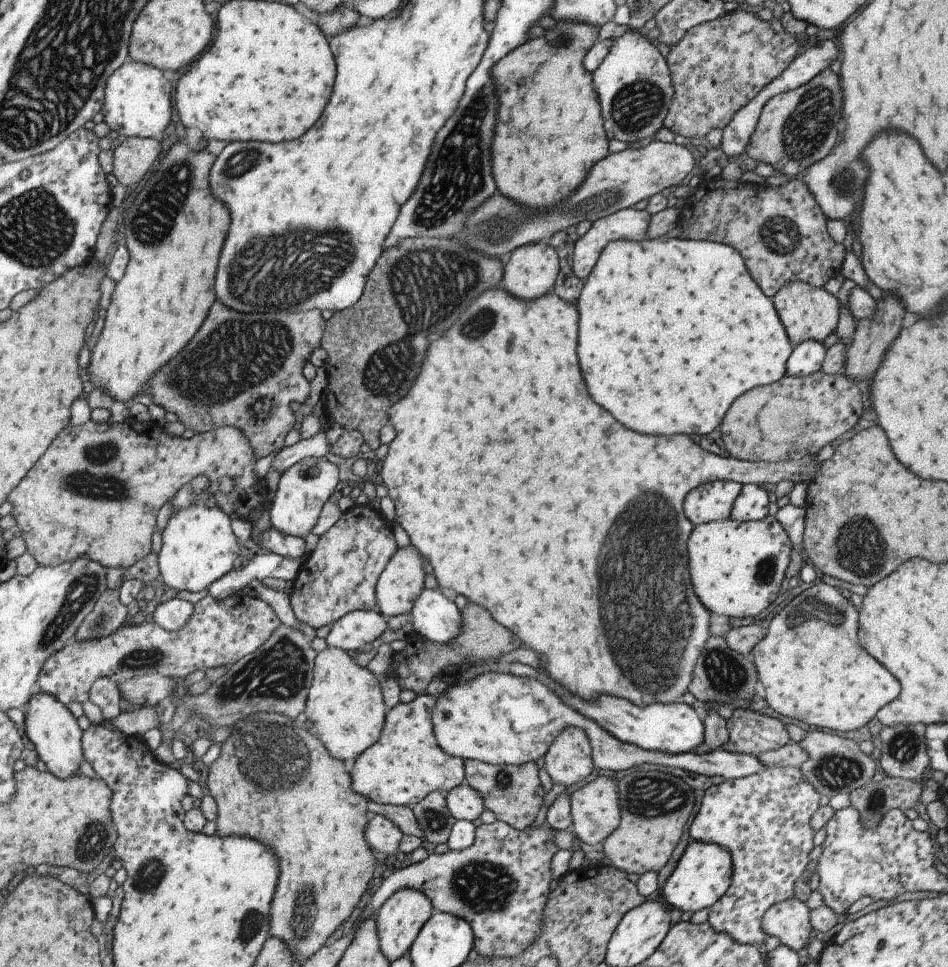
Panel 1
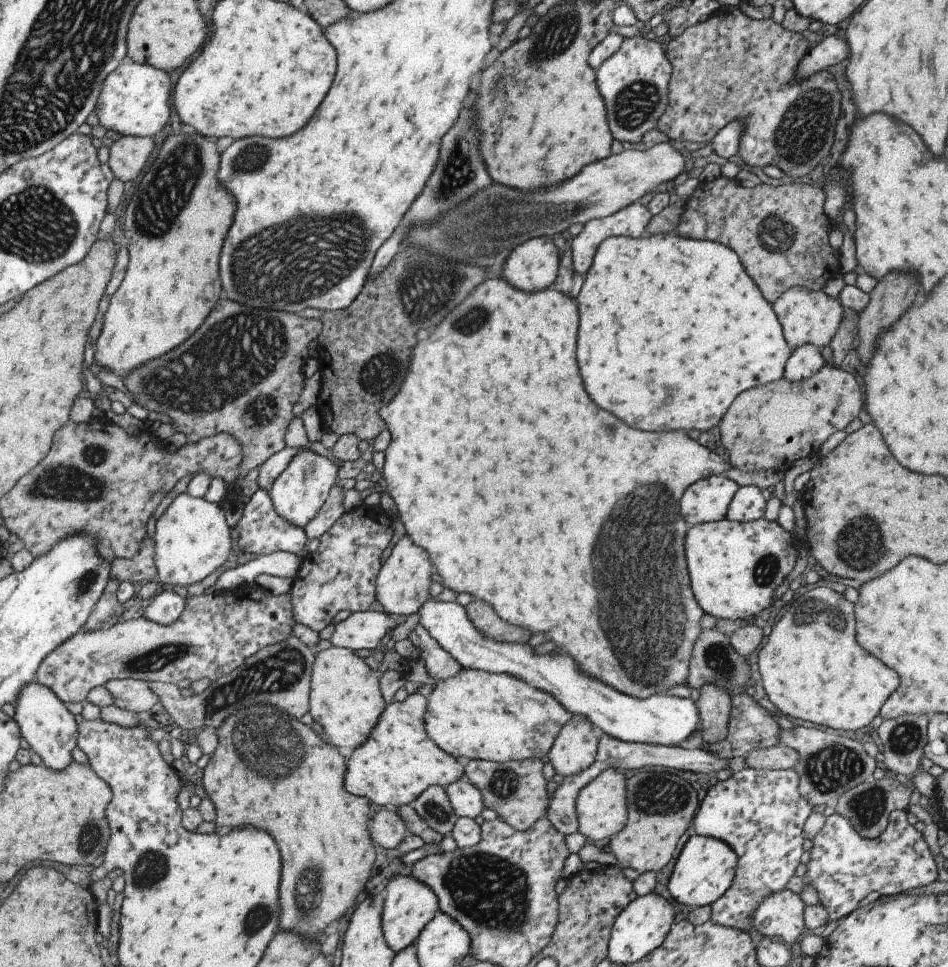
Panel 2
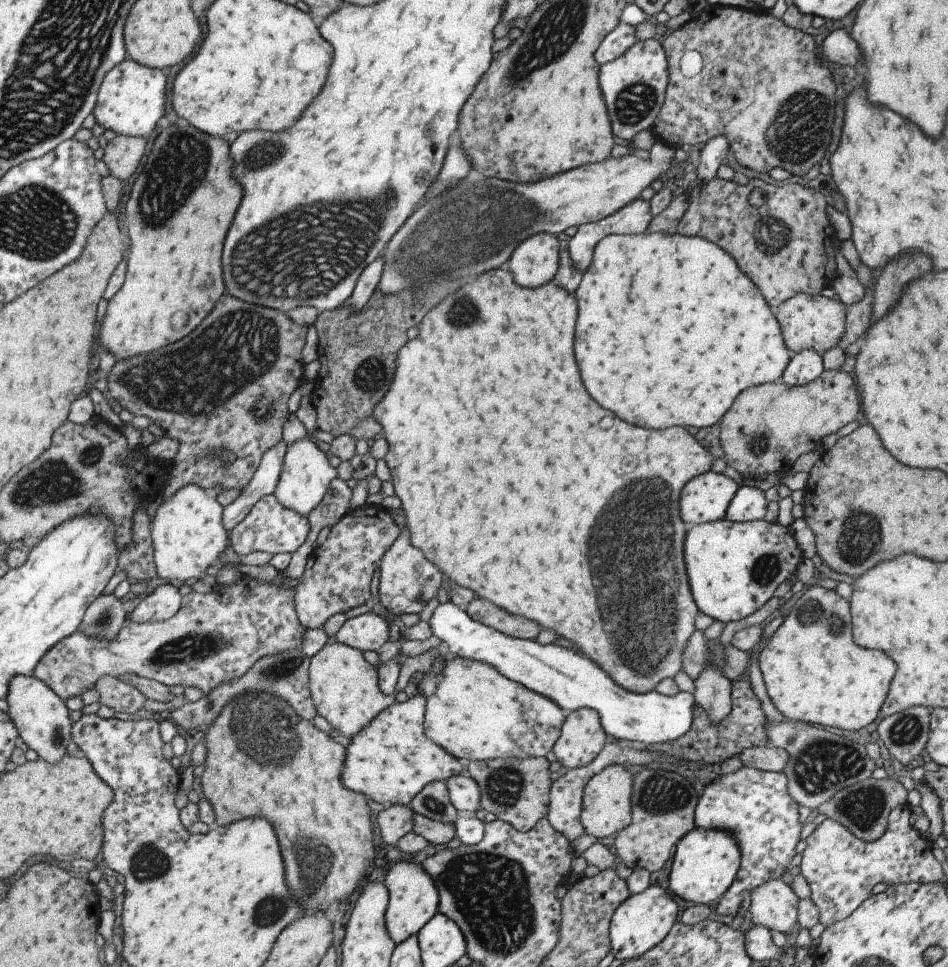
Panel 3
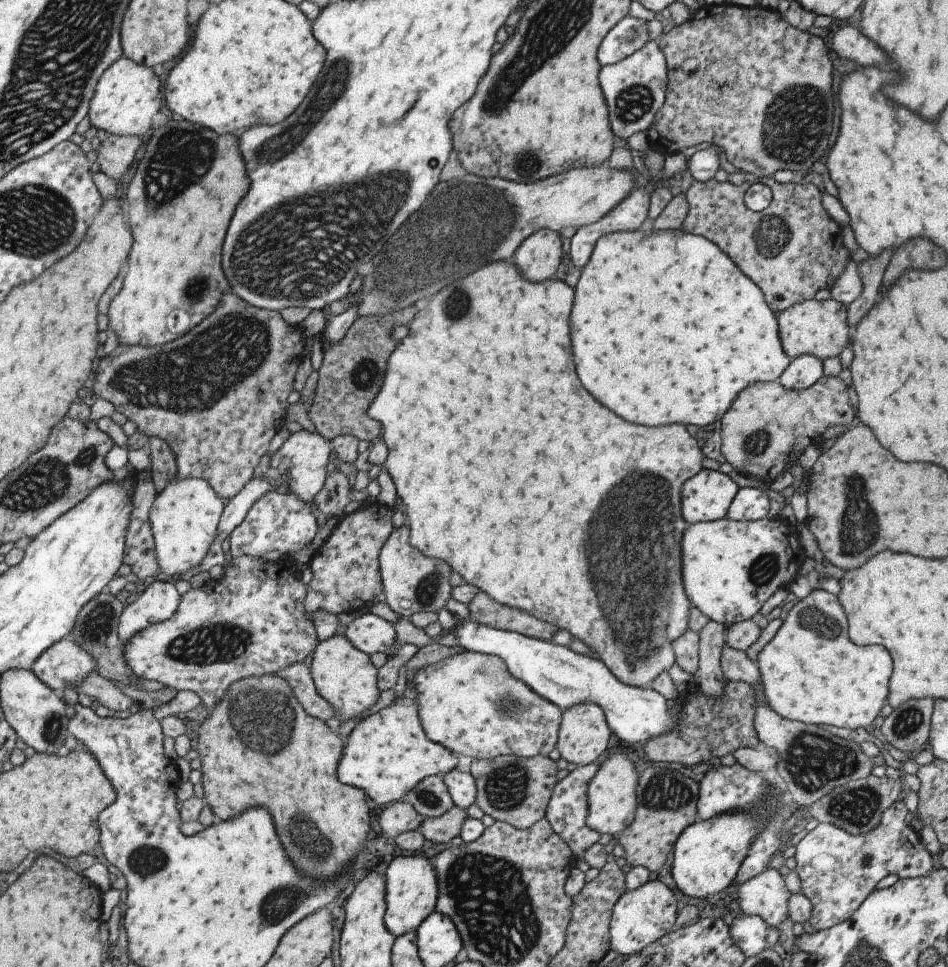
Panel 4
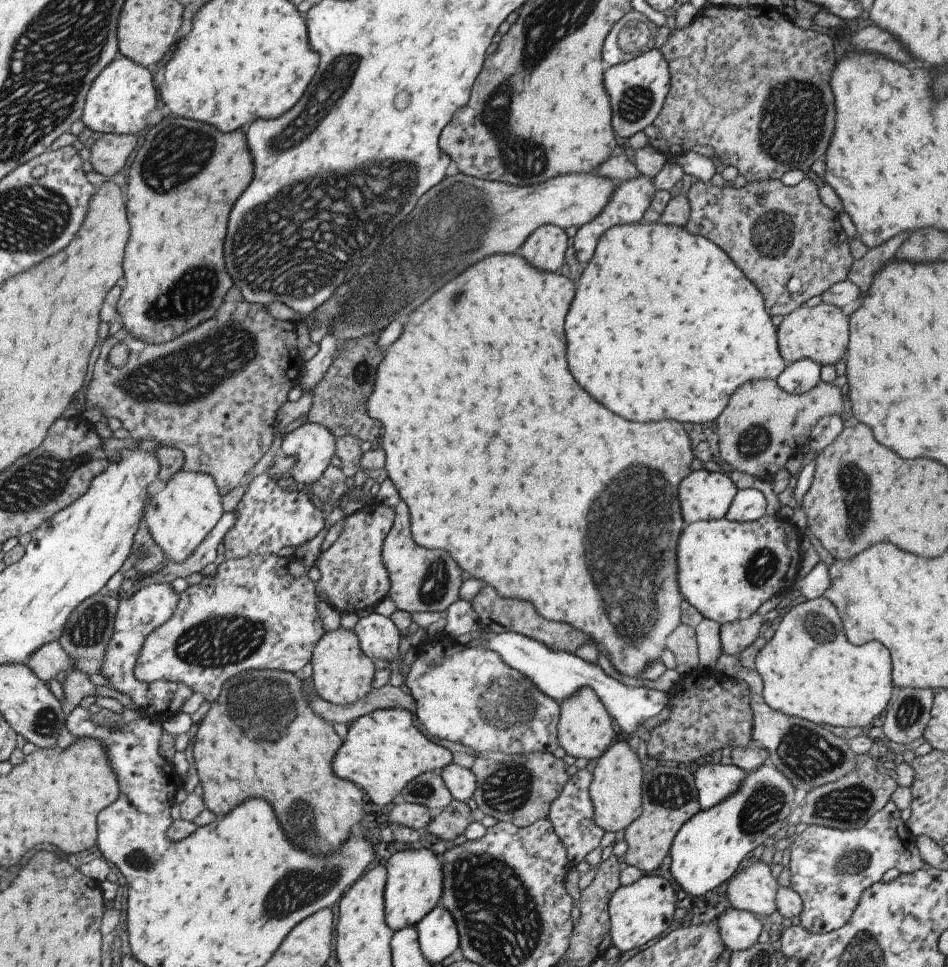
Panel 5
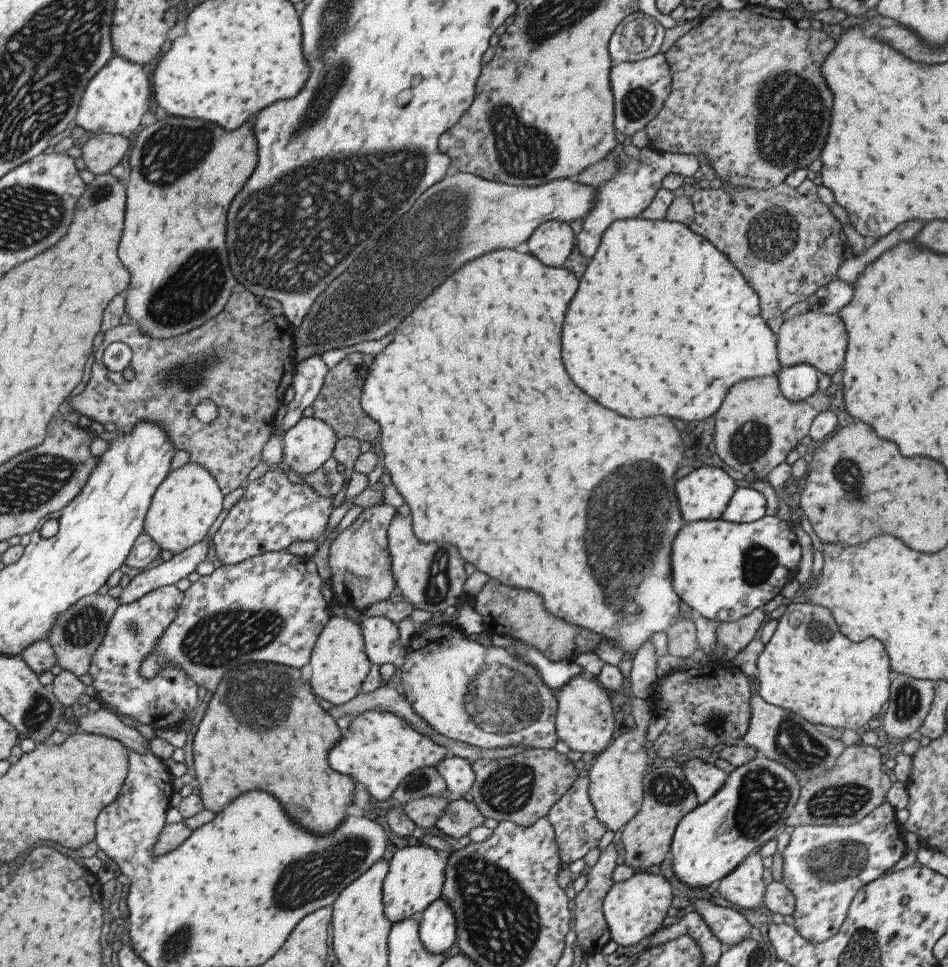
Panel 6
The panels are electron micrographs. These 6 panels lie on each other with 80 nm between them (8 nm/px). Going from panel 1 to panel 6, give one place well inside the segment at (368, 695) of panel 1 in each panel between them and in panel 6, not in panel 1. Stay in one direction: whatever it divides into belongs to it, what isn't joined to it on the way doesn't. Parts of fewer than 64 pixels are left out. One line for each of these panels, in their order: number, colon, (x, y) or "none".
2: (344, 698)
3: (344, 688)
4: (342, 675)
5: (341, 673)
6: (338, 662)

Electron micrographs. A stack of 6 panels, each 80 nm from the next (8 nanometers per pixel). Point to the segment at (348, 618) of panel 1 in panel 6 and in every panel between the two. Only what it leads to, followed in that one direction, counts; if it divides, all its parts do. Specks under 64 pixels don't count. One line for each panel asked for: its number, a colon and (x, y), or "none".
2: (363, 629)
3: (369, 631)
4: (369, 633)
5: (377, 636)
6: (381, 641)

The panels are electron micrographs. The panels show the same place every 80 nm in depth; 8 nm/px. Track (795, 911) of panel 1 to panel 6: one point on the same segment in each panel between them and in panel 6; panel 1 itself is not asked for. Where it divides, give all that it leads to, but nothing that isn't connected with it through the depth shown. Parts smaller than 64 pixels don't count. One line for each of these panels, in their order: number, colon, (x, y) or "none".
2: (779, 913)
3: (772, 904)
4: (764, 895)
5: (753, 889)
6: (743, 886)

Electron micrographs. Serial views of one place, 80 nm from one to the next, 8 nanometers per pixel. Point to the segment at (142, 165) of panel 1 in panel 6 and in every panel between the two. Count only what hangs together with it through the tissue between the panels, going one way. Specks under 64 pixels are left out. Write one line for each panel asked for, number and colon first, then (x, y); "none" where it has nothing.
2: (128, 155)
3: (122, 155)
4: (116, 154)
5: (109, 154)
6: (102, 152)

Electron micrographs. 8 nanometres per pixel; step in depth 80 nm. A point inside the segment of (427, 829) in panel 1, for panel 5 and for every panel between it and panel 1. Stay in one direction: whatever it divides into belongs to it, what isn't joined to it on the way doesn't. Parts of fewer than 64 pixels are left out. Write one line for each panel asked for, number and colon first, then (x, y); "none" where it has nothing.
2: (432, 805)
3: (432, 801)
4: (429, 797)
5: (428, 789)

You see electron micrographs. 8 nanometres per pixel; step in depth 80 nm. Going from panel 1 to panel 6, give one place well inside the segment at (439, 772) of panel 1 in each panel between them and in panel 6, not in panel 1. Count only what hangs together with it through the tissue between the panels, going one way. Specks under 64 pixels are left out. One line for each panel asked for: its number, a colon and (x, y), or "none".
2: (397, 760)
3: (390, 759)
4: (387, 753)
5: (382, 751)
6: (378, 749)

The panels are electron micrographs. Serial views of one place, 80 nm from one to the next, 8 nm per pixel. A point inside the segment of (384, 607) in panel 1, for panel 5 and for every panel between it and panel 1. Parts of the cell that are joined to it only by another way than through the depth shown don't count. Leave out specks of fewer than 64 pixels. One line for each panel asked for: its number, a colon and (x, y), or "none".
2: (401, 586)
3: (405, 581)
4: (411, 582)
5: (421, 580)

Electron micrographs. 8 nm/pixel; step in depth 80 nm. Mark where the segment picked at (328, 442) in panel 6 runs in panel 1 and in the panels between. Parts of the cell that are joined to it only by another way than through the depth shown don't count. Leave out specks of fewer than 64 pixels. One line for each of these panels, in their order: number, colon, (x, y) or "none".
1: (298, 493)
2: (296, 494)
3: (305, 474)
4: (307, 453)
5: (311, 445)

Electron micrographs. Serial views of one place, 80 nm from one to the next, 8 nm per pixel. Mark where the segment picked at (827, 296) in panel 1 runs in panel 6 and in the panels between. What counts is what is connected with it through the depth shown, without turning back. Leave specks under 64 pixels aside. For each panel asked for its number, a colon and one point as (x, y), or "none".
2: (806, 316)
3: (814, 322)
4: (818, 328)
5: (820, 333)
6: (812, 338)

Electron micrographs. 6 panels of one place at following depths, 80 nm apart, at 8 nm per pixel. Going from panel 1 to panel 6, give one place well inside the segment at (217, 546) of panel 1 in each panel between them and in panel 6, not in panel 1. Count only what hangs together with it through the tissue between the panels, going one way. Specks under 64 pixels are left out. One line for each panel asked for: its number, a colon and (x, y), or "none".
2: (192, 538)
3: (186, 529)
4: (185, 515)
5: (180, 514)
6: (183, 508)

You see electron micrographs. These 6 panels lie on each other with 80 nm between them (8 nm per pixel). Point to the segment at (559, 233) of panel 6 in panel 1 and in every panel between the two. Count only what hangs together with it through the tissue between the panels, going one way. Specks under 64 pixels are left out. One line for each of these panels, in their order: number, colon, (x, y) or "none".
1: (530, 270)
2: (532, 266)
3: (534, 261)
4: (537, 257)
5: (544, 248)

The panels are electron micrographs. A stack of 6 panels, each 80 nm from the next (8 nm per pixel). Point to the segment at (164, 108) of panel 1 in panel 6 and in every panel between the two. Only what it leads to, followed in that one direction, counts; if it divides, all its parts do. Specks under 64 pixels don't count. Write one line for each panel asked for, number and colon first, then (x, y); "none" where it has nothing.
2: (136, 98)
3: (133, 98)
4: (128, 96)
5: (121, 98)
6: (115, 101)

